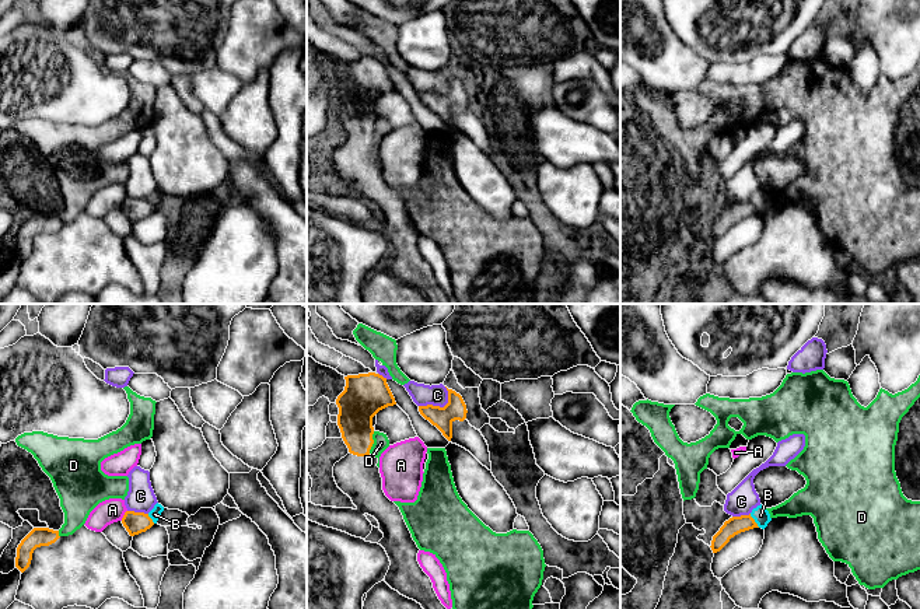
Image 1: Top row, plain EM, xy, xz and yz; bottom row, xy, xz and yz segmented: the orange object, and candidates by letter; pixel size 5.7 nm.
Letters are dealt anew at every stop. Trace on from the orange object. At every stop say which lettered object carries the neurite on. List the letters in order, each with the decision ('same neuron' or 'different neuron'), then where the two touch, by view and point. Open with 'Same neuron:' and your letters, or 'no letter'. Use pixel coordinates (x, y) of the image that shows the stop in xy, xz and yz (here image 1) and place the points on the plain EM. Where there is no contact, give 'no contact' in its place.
Same neuron: no letter
A: different neuron | xy (123, 202)
B: different neuron | yz (754, 207)
C: different neuron | xz (438, 93)
D: different neuron | xz (373, 129)

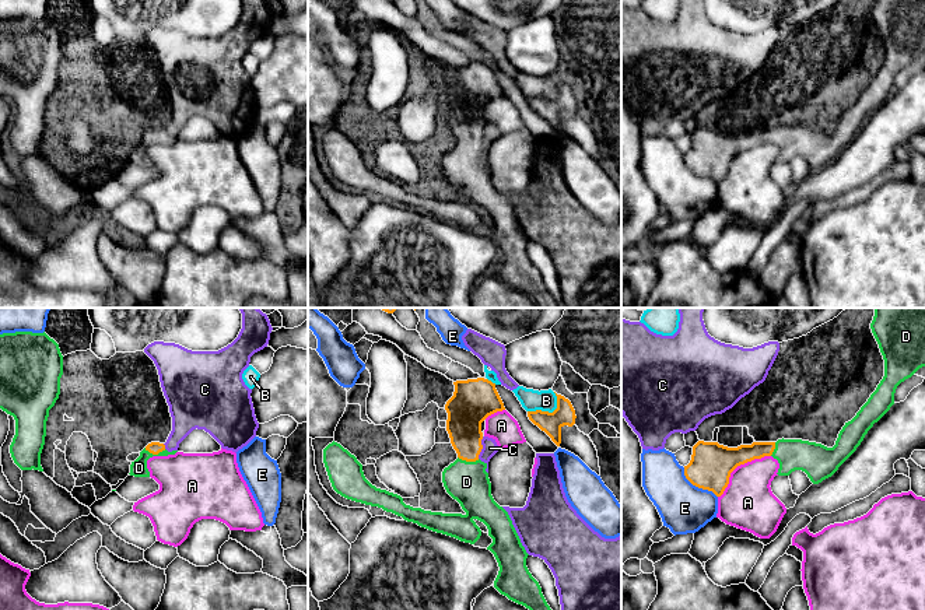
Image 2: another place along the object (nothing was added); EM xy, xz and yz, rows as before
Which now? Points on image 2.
Same neuron: D
A: different neuron | yz (738, 151)
B: different neuron | xz (547, 98)
C: different neuron | xz (482, 135)
D: same neuron | xy (156, 140)
E: different neuron | yz (697, 172)

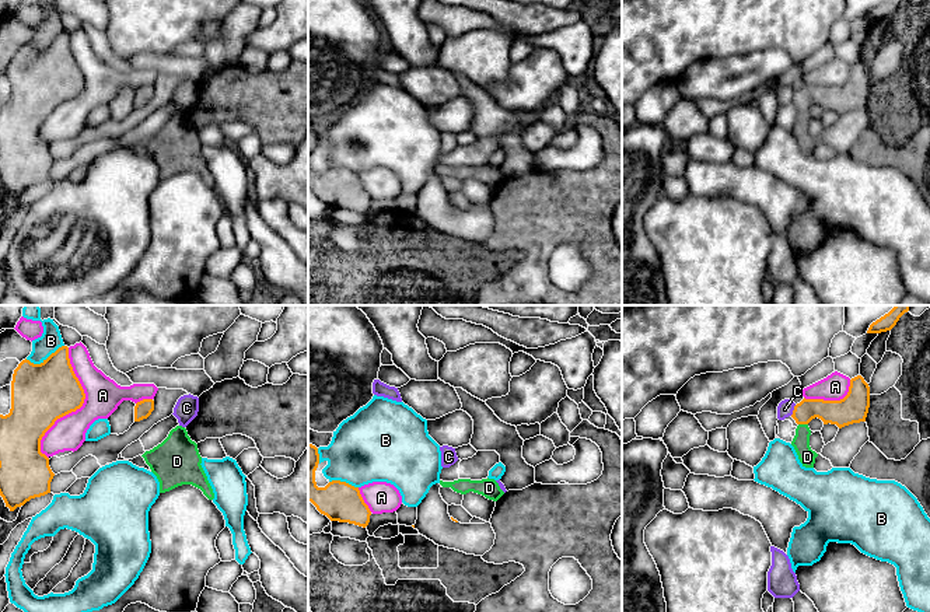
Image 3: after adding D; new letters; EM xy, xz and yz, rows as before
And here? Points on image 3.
Same neuron: D
A: different neuron | xy (79, 94)
B: different neuron | xy (44, 46)
C: different neuron | yz (793, 97)
D: same neuron | yz (803, 109)

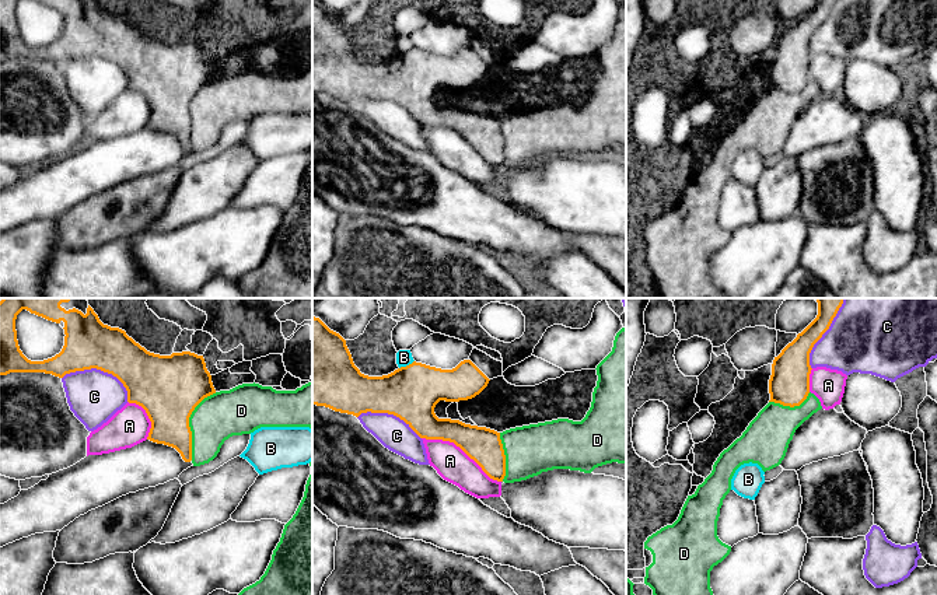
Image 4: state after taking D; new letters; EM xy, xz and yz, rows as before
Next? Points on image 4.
Same neuron: D
A: different neuron | xz (461, 135)
B: different neuron | xz (406, 52)
C: different neuron | xy (101, 56)
D: same neuron | xy (188, 109)

